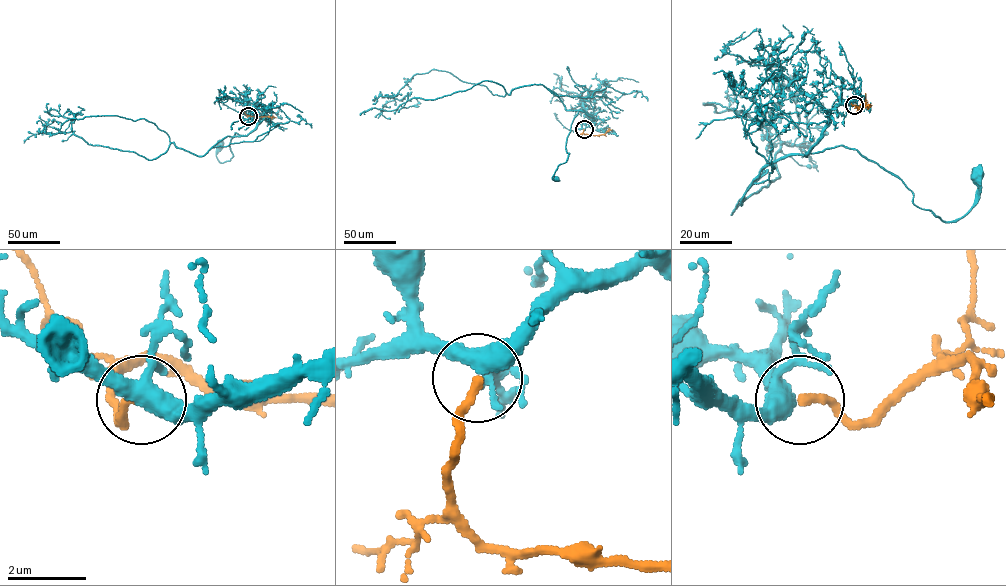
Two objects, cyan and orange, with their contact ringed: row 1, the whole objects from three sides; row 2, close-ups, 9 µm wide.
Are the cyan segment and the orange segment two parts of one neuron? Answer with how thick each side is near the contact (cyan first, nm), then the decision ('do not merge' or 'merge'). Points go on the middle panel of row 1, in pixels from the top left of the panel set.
380/240 nm | merge

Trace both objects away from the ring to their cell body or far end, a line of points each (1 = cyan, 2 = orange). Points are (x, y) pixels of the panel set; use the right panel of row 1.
1: (853, 105), (829, 113), (807, 153), (855, 148), (946, 221), (972, 205), (978, 175)
2: (854, 105), (865, 102), (868, 106), (852, 106)

